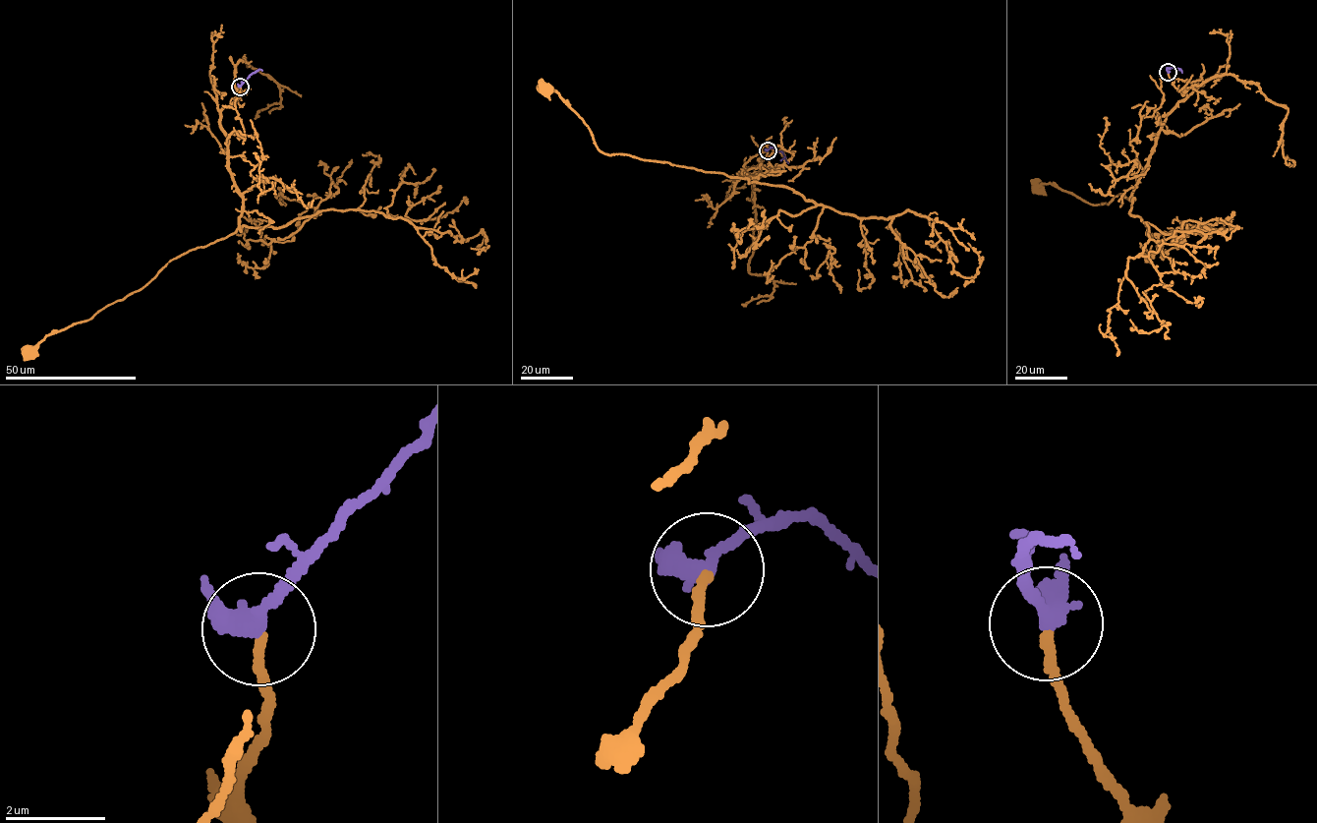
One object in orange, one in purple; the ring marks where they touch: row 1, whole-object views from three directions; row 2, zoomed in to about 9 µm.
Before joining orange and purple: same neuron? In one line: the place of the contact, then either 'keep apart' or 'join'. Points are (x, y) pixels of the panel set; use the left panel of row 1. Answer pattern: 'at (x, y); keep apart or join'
at (240, 87); join

